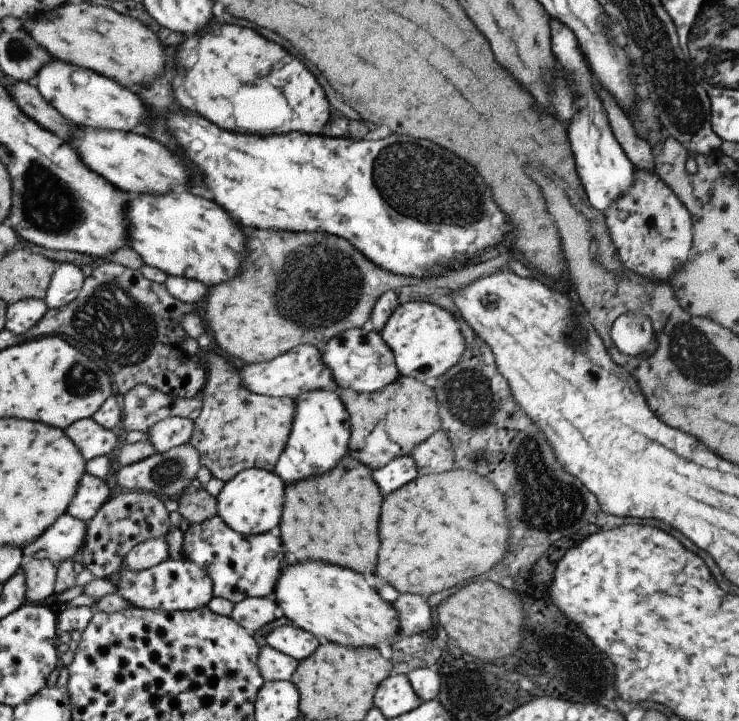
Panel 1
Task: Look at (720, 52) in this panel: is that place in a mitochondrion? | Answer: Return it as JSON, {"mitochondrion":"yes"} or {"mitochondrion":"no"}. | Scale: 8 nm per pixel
{"mitochondrion":"yes"}

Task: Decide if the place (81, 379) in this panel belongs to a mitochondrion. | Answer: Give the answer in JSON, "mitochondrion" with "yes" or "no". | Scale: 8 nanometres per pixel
{"mitochondrion":"yes"}

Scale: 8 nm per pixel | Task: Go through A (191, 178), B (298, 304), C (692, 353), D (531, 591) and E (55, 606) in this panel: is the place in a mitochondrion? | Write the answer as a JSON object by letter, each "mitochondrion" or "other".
{"A":"other","B":"mitochondrion","C":"mitochondrion","D":"other","E":"other"}

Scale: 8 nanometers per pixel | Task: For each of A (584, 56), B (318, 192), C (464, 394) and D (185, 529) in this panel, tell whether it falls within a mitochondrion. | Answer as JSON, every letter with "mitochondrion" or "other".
{"A":"other","B":"other","C":"mitochondrion","D":"other"}

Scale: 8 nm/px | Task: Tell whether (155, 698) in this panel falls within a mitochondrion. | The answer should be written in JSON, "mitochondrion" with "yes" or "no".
{"mitochondrion":"no"}

